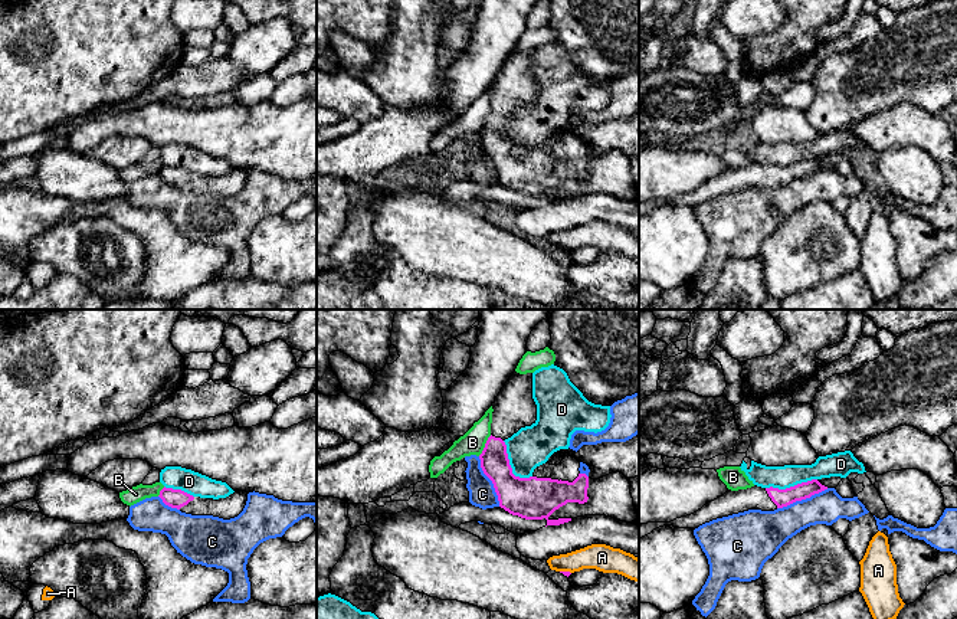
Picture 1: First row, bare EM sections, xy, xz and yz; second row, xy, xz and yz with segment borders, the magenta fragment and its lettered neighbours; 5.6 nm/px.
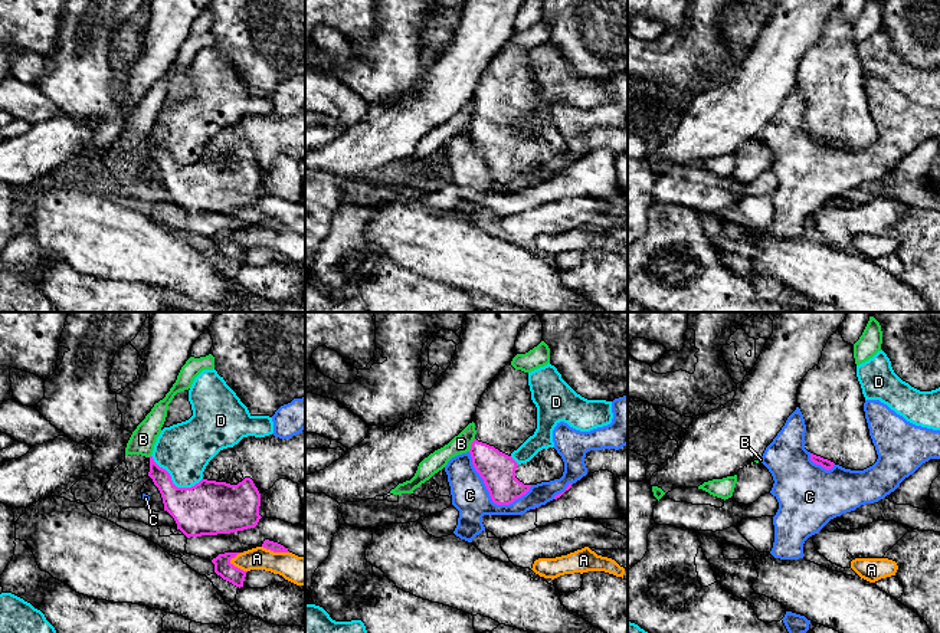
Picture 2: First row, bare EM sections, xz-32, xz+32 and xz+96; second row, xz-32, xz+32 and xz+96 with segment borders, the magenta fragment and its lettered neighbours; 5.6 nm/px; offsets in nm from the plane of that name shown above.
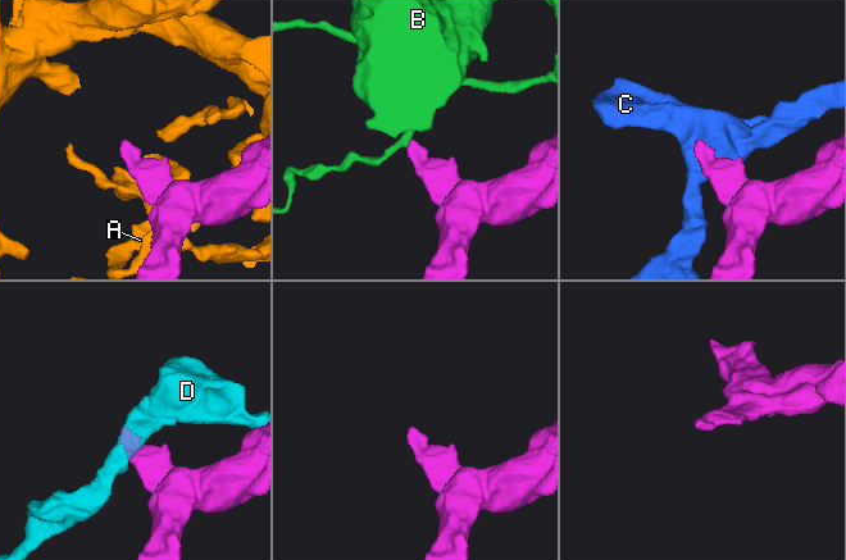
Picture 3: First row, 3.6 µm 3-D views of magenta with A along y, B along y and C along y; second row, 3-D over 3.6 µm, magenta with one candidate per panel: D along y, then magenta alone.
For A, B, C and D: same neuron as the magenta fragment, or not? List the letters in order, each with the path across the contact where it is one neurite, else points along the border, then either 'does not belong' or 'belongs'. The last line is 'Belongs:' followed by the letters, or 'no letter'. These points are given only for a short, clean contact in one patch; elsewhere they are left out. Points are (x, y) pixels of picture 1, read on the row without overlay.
A: does not belong
B: border along xz (491, 113), (478, 133); does not belong
C: does not belong
D: border along xz (502, 118), (511, 148), (520, 154), (531, 154); does not belong
Belongs: no letter

